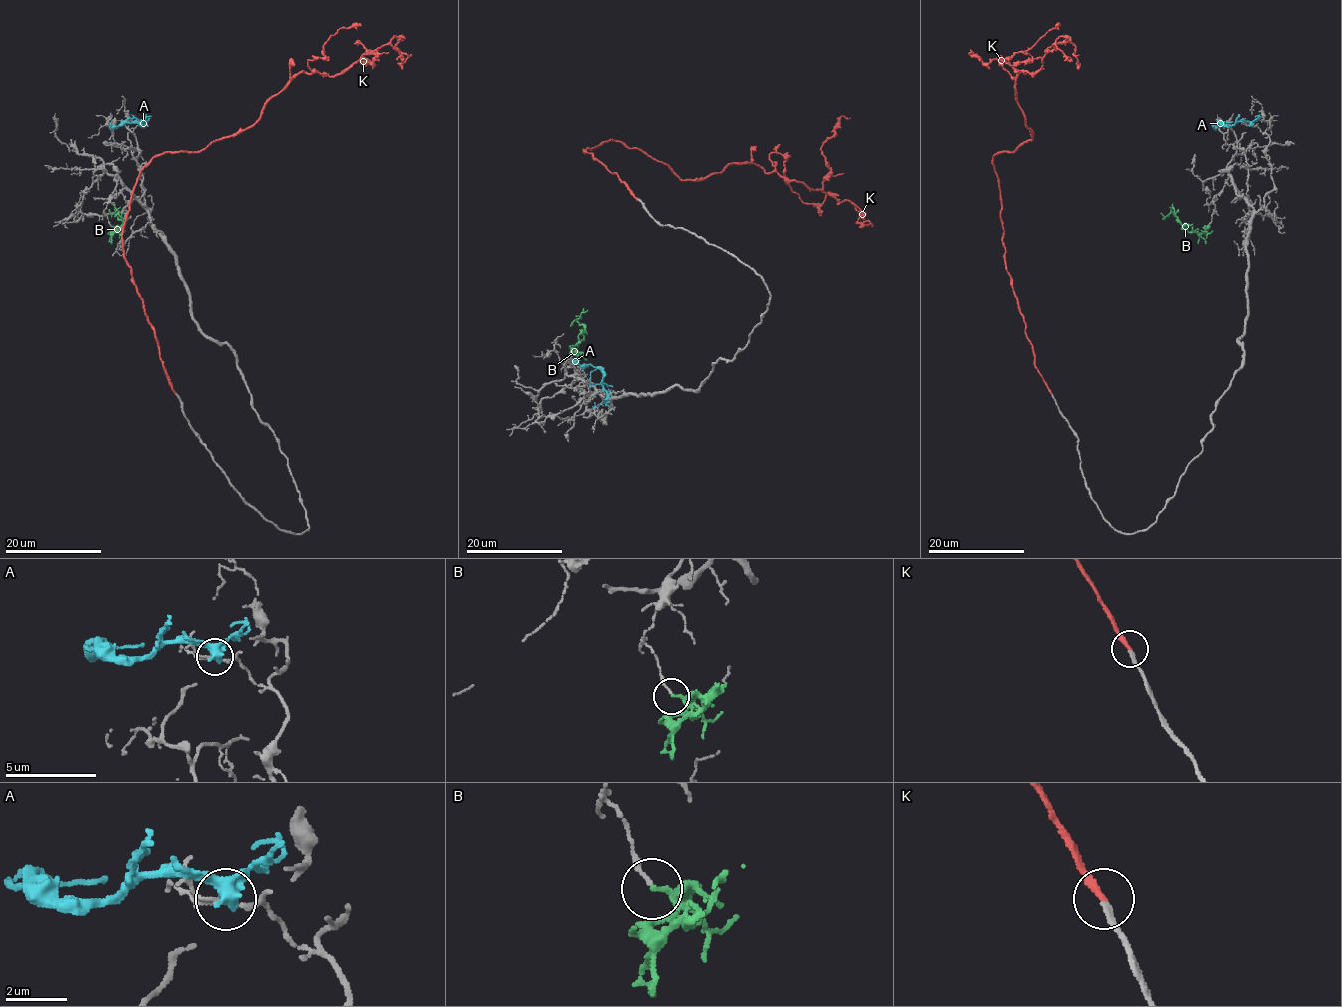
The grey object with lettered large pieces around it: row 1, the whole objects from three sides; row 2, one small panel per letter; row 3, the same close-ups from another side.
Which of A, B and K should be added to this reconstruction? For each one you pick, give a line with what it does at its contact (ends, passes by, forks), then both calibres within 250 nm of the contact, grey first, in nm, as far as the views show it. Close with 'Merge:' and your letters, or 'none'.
K: it ends | 220/240 nm
Merge: K

